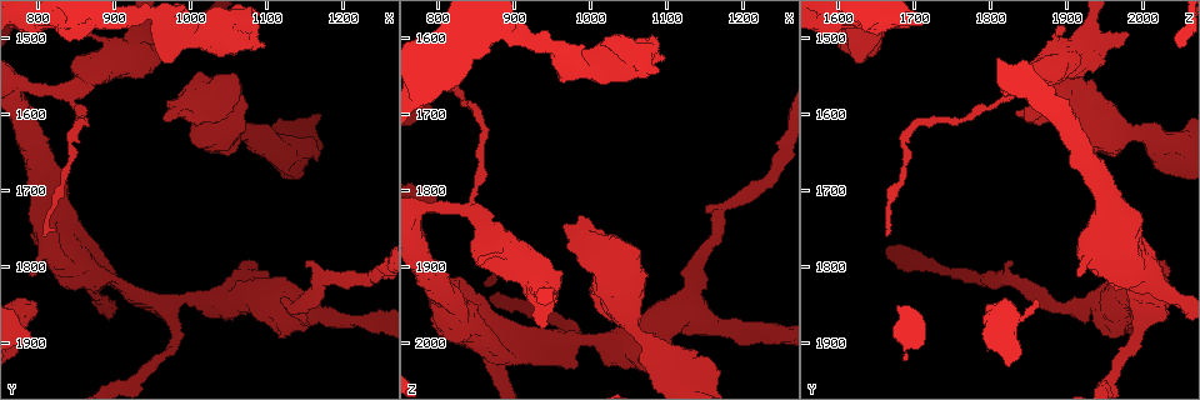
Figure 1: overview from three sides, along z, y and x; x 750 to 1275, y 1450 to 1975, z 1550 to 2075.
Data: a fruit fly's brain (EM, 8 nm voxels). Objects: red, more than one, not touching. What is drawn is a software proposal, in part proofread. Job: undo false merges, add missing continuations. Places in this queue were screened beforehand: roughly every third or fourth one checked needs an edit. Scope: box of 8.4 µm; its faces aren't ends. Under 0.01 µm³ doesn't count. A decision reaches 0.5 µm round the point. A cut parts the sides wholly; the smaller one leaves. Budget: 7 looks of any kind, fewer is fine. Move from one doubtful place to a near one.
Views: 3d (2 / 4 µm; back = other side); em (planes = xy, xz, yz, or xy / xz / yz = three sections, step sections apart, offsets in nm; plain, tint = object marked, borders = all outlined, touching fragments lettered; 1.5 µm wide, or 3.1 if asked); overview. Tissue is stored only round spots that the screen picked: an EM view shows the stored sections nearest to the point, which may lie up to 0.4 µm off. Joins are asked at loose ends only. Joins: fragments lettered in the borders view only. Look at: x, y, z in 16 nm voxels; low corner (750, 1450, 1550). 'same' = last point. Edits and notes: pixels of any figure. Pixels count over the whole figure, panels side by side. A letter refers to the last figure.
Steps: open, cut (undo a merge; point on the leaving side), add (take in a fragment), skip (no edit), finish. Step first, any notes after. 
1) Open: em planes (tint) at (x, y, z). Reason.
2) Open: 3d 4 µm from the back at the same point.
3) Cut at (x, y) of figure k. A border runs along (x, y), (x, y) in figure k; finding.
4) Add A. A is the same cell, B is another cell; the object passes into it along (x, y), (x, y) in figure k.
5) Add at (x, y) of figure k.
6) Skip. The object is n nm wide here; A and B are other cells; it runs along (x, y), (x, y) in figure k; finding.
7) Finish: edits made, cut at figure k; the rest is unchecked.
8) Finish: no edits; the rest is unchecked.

Open: em planes (plain) at (855, 1610, 1765).

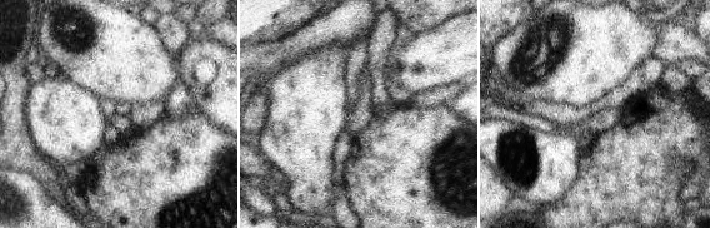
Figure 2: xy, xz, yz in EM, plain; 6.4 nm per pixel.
Open: em planes (borders) at the same point. See the neighbours.

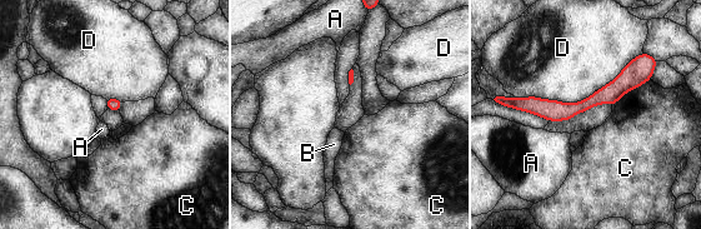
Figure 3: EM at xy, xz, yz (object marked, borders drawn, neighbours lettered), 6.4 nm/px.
Skip. A, B, C and D are other cells; a border runs along (642, 51), (580, 100), (515, 98) in figure 3; continuous, no second cell.

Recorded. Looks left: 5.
Open: em planes (borders) at (970, 1535, 1625).

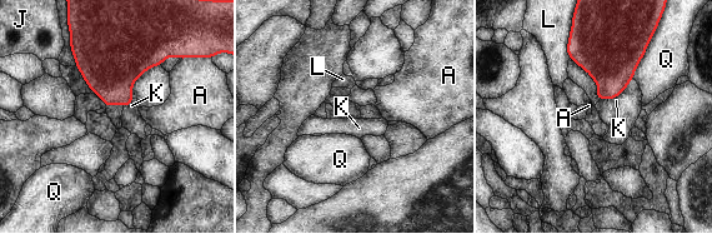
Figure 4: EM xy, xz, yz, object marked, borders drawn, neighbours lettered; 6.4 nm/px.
Skip. A, J, K, L and Q are other cells; a border runs along (615, 98), (603, 98), (598, 101) in figure 4; no lettered fragment goes on from it.

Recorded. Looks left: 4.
Open: em planes (borders) at (1155, 1795, 1830). Branch stops here.

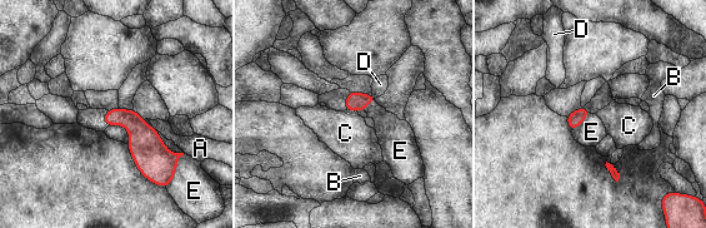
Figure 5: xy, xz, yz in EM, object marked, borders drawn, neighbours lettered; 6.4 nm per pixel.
Skip. The longest contact is with E, 320 nm; A, B, C, D and E are other cells; a border runs along (346, 109), (356, 112) in figure 5; no lettered fragment goes on from it.

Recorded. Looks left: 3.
Finish: no edits; the rest is unchecked.

